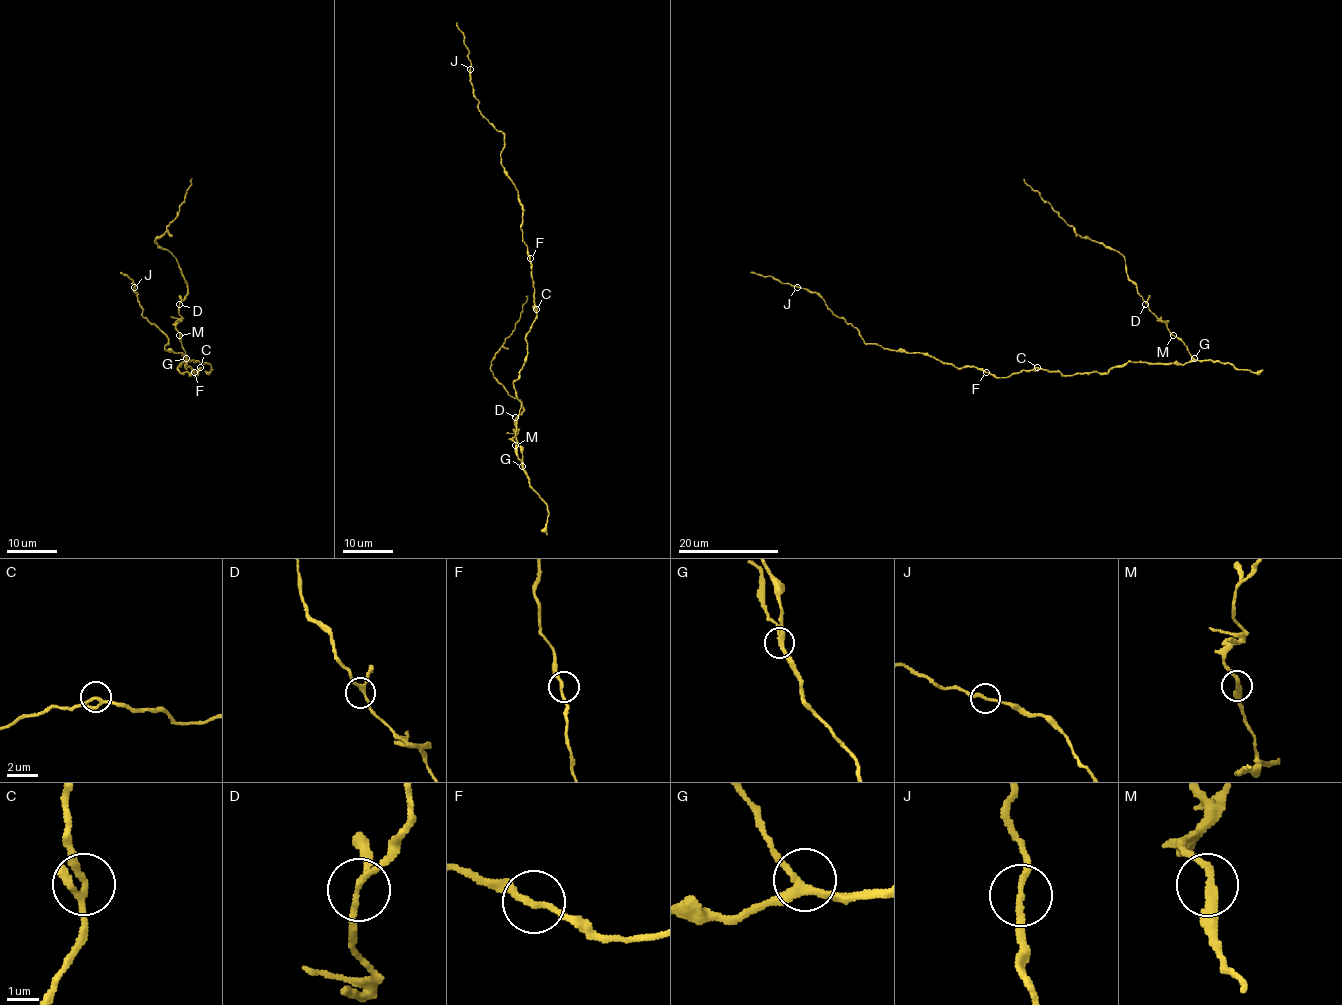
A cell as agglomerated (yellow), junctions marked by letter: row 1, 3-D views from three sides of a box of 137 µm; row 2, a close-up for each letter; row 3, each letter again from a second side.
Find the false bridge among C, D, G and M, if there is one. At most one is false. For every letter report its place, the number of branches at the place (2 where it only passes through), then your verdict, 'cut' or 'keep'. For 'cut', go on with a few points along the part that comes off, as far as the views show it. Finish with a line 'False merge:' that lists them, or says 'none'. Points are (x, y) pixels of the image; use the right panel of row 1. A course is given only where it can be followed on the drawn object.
C: at (1037, 367); 3 branches meet; keep
D: at (1145, 304); 3 branches meet; keep
G: at (1194, 358); 3 branches meet; keep
M: at (1173, 335); 2 branches meet; keep
False merge: none

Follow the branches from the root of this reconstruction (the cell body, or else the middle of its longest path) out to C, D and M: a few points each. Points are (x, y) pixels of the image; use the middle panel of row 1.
C: (527, 357), (525, 335), (537, 308)
D: (527, 357), (513, 382), (522, 404), (515, 433), (522, 464), (512, 440), (517, 430), (515, 417)
M: (527, 357), (513, 382), (515, 396), (522, 404), (515, 433), (522, 464), (515, 445)

